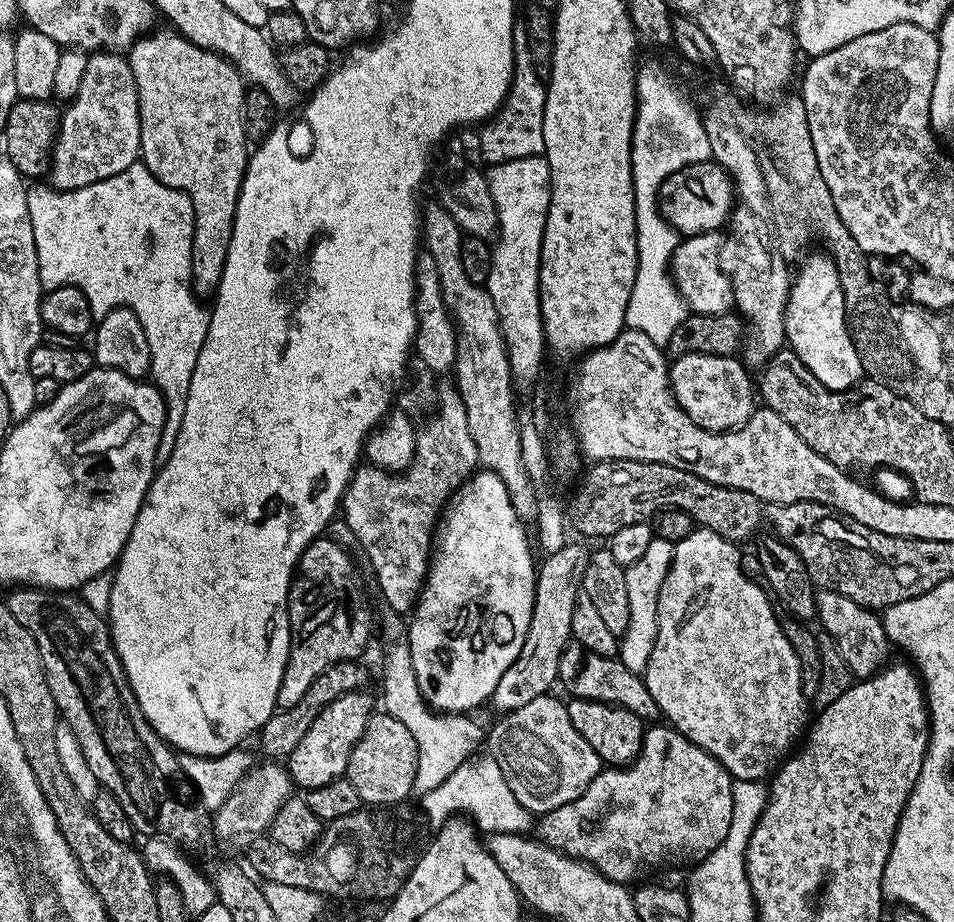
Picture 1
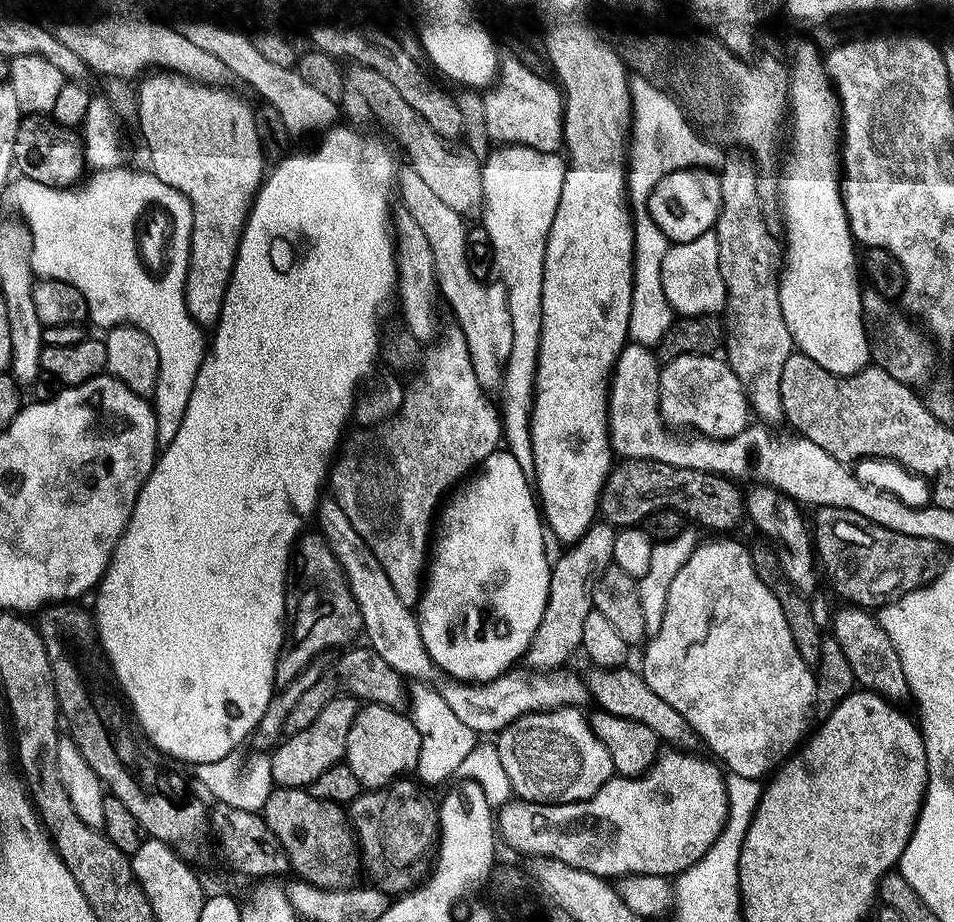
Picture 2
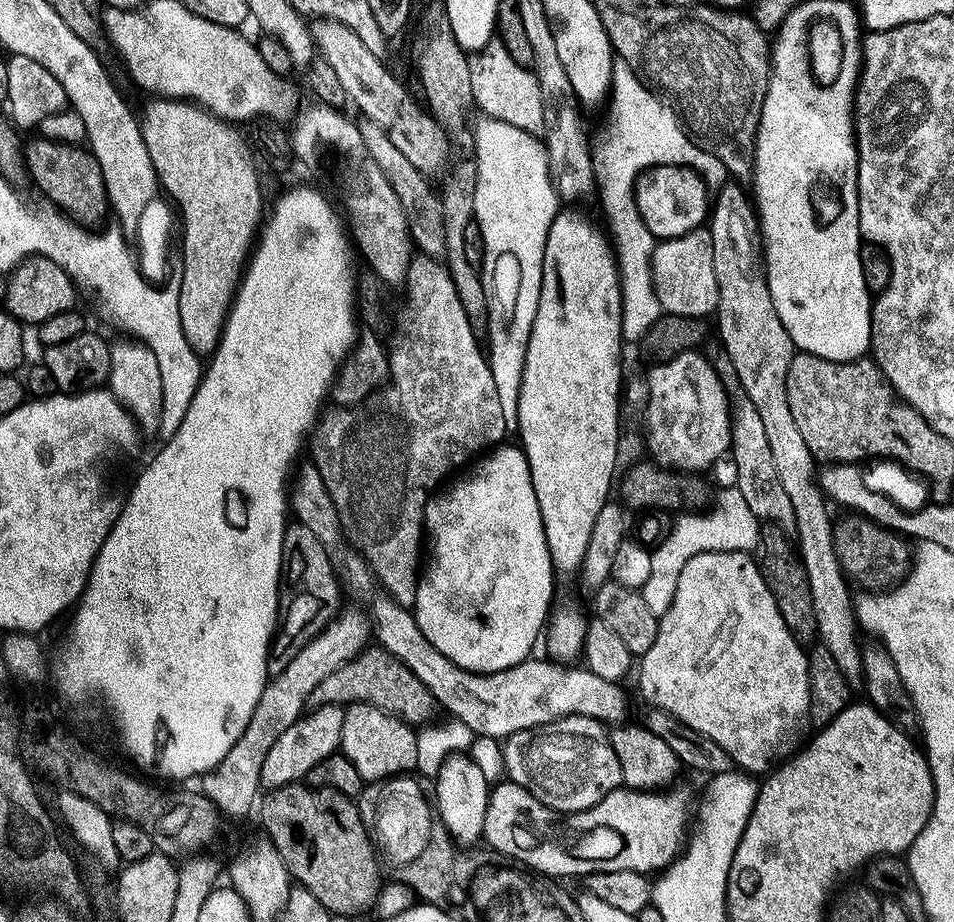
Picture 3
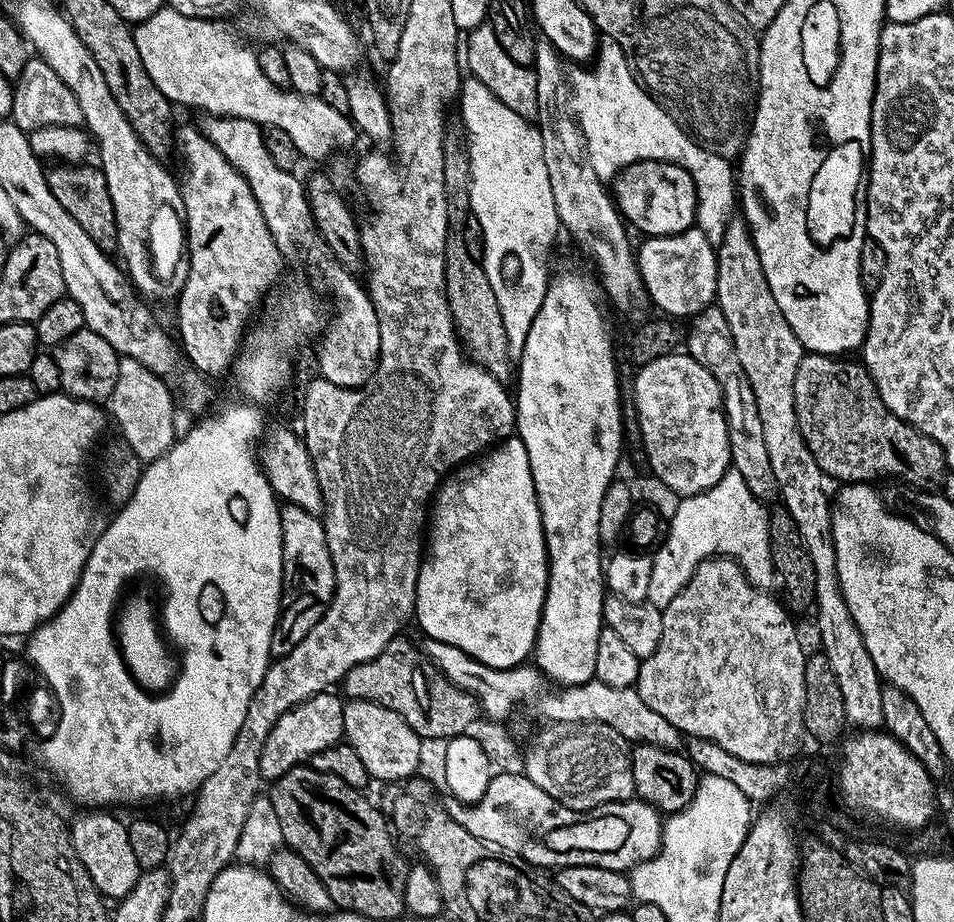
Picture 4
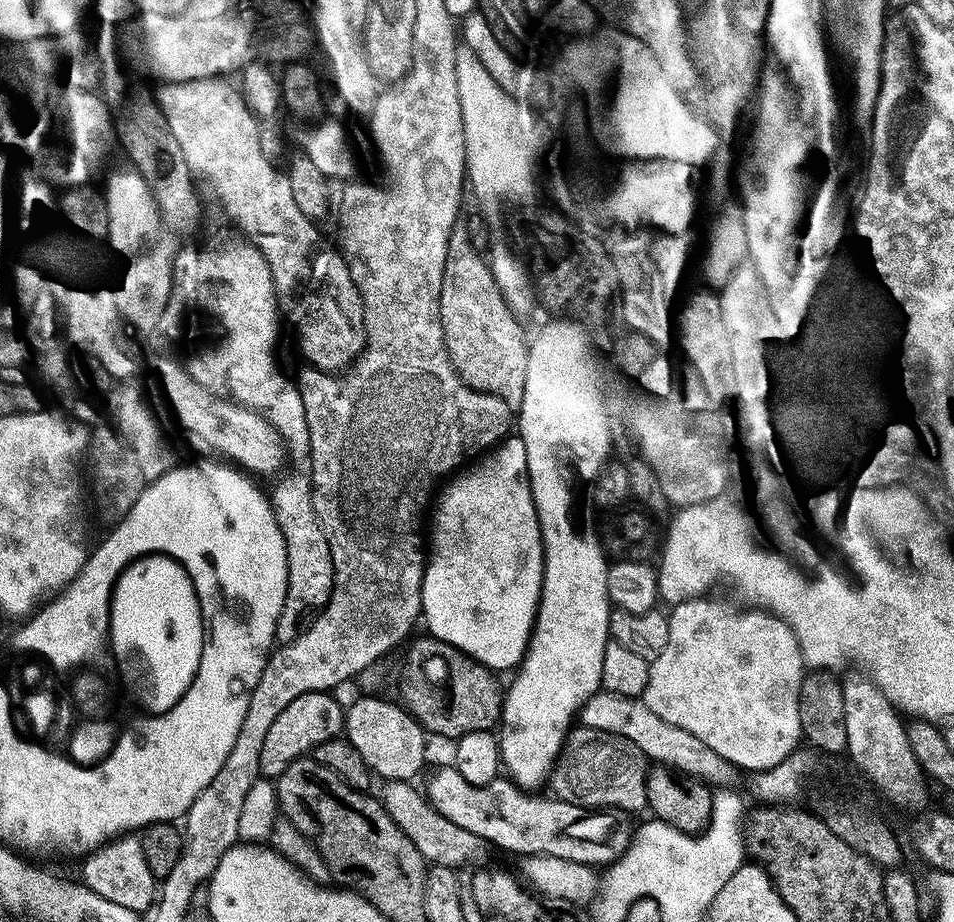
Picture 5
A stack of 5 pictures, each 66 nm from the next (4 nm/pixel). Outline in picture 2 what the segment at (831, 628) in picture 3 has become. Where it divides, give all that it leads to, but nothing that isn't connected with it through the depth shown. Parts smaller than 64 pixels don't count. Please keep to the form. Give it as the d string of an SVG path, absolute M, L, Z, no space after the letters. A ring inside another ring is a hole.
M725 159L719 165L720 178L720 213L716 219L714 235L718 246L718 270L724 283L724 307L722 309L722 327L724 339L723 351L726 353L728 364L734 370L738 382L742 382L744 393L753 413L761 416L763 423L773 426L785 419L782 402L779 398L779 378L783 363L794 351L792 335L782 318L780 309L780 285L778 283L778 265L782 260L782 244L779 239L772 237L768 229L766 214L757 207L758 173L747 159Z

